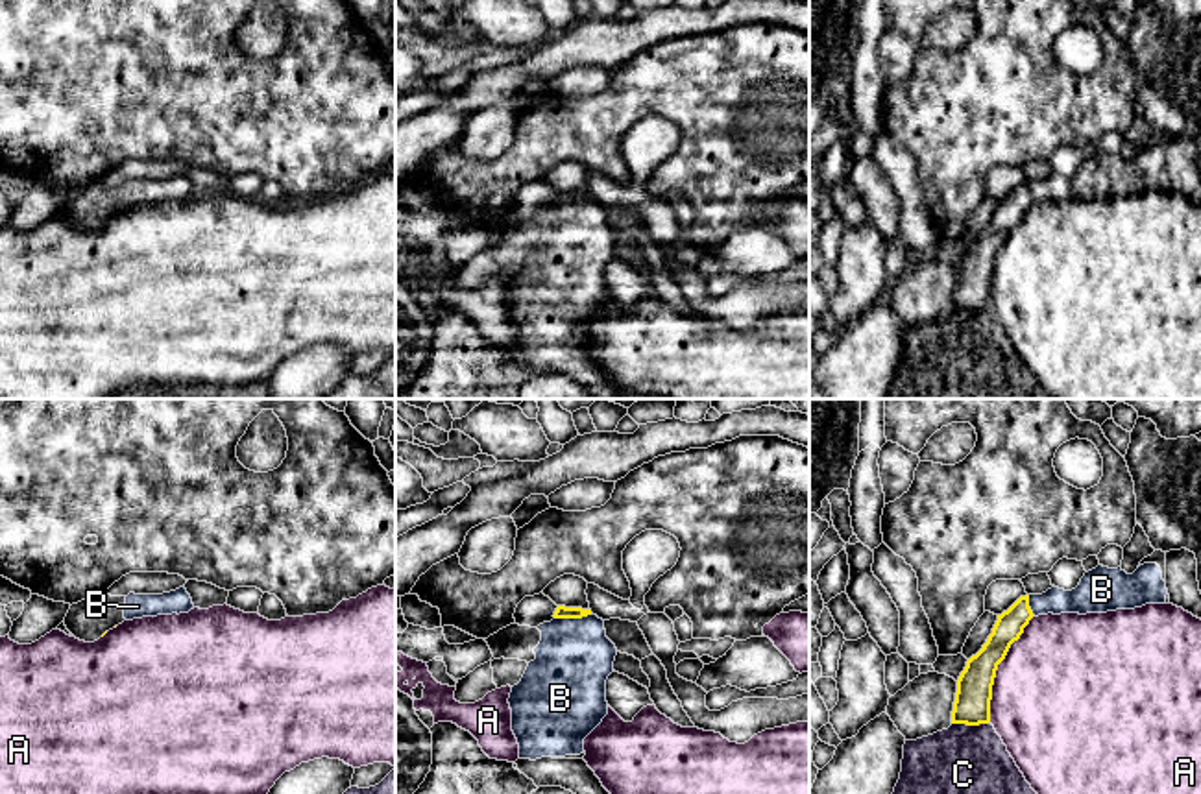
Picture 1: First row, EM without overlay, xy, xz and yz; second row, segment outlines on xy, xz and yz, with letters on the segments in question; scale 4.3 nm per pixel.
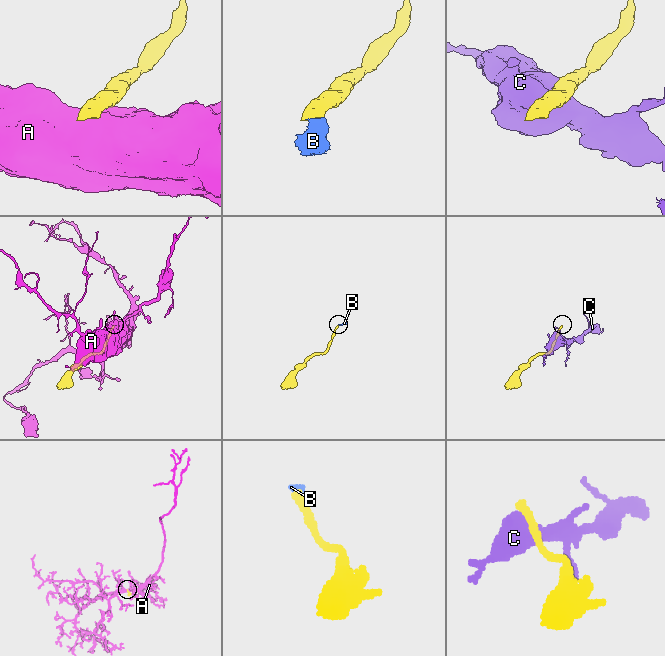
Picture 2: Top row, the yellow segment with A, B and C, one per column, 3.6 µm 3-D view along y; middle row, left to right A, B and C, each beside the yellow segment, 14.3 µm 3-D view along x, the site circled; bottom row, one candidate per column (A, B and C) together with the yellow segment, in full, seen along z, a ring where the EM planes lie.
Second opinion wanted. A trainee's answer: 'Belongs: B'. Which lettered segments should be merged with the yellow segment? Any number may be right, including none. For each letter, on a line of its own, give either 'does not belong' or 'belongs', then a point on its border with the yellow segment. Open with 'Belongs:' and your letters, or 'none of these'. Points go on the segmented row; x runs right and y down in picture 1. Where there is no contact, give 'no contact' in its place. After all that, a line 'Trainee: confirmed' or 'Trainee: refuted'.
Belongs: B
A: does not belong | yz (996, 669)
B: belongs | xz (573, 617)
C: does not belong | yz (970, 724)
Trainee: confirmed

